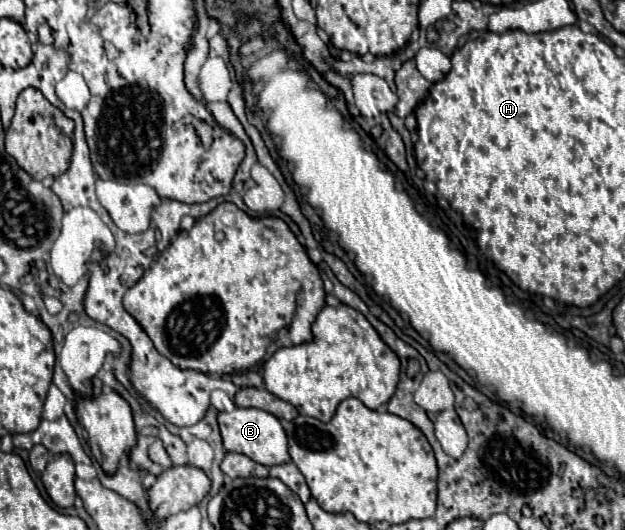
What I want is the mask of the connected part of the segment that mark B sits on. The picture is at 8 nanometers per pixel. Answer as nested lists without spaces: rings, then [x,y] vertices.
[[[235,408],[233,412],[219,412],[217,416],[221,436],[223,436],[223,446],[227,452],[239,452],[249,456],[251,460],[263,464],[263,466],[275,466],[289,462],[289,452],[287,452],[287,436],[281,426],[281,422],[259,408]]]

